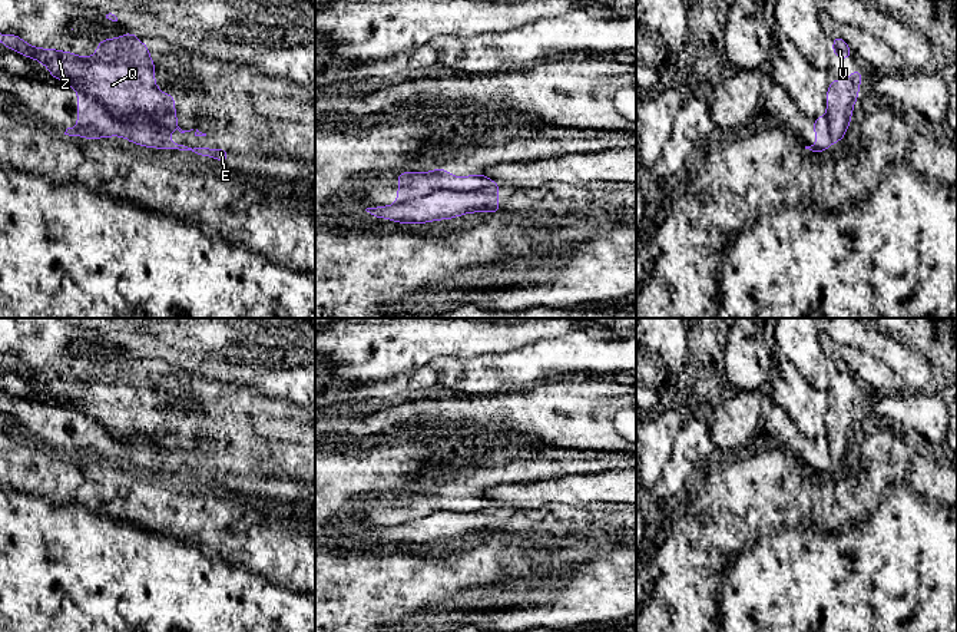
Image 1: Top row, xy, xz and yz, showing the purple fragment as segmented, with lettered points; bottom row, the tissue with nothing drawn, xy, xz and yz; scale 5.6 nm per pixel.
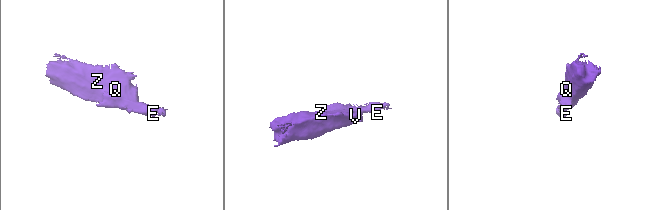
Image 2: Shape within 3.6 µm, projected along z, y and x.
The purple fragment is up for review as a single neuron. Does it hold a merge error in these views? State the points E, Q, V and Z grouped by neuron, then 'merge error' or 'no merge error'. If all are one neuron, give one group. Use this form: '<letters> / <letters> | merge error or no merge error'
E / Q V Z | merge error

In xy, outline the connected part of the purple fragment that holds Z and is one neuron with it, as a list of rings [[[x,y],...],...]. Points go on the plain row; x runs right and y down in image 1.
[[[0,354],[0,364],[46,386],[56,401],[63,400],[67,403],[66,407],[96,420],[117,443],[128,446],[132,439],[143,437],[152,440],[162,450],[175,451],[178,449],[175,418],[158,410],[155,384],[148,374],[149,367],[140,364],[133,354],[125,354],[119,360],[103,360],[97,365],[97,373],[89,378],[54,370],[39,370],[27,365],[17,355]]]

